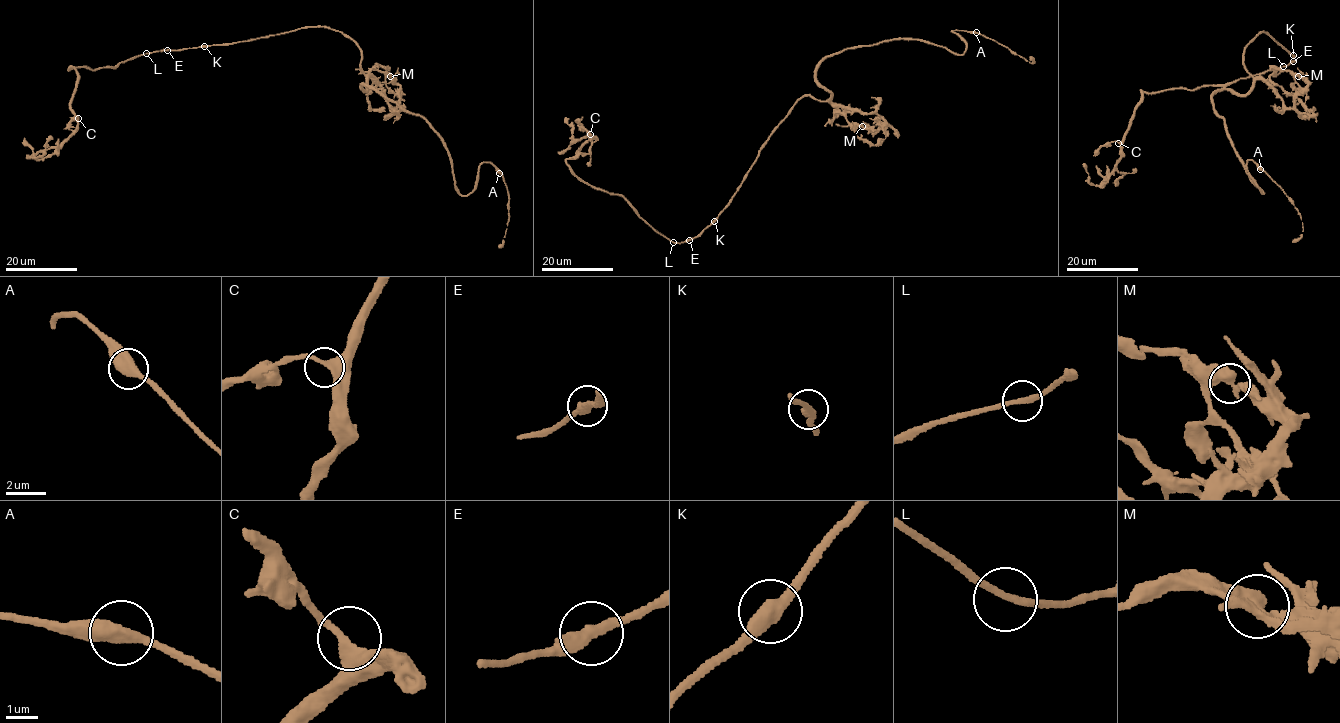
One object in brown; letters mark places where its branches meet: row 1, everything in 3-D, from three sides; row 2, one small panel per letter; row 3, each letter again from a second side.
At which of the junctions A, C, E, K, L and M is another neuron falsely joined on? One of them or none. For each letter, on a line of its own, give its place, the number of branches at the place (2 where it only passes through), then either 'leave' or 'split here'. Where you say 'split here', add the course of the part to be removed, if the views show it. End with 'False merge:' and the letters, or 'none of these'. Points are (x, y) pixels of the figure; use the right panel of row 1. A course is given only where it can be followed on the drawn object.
A: place (1260, 169); branches 2; leave
C: place (1118, 143); branches 2; leave
E: place (1293, 61); branches 2; leave
K: place (1293, 55); branches 2; leave
L: place (1283, 66); branches 2; leave
M: place (1298, 76); branches 2; split here; course (1298, 76), (1294, 78), (1295, 82), (1306, 94), (1307, 99)
False merge: M

